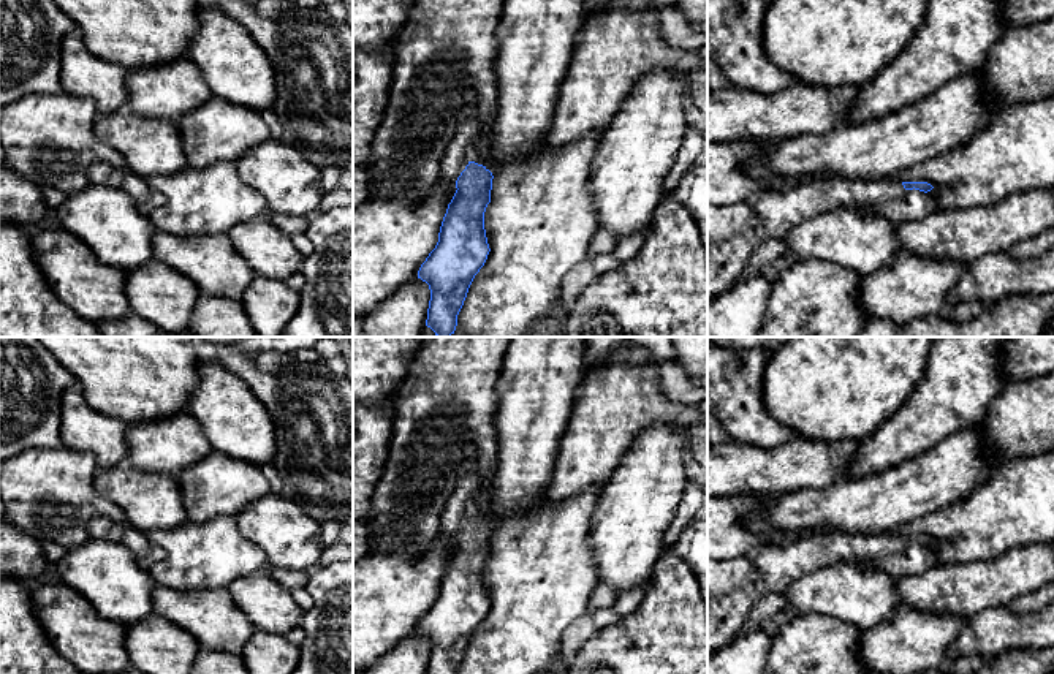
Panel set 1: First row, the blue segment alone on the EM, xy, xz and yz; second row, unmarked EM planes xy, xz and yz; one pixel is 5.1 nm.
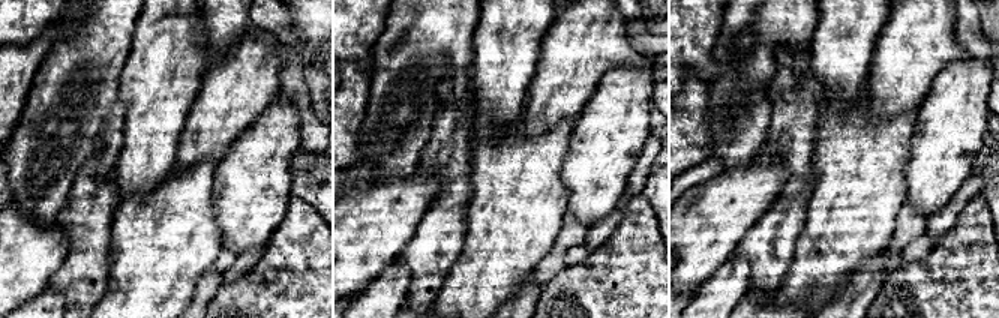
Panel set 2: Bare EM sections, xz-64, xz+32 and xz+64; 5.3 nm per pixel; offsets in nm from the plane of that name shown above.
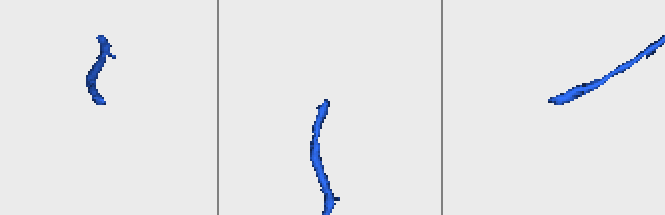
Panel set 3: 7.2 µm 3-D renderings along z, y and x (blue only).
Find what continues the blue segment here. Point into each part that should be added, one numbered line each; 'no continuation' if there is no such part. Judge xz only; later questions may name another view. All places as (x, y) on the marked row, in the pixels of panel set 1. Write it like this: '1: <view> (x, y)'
1: xz (470, 143)

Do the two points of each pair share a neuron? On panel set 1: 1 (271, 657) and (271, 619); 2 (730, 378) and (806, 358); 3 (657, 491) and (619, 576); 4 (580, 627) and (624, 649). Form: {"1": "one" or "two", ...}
{"1": "two", "2": "two", "3": "one", "4": "two"}

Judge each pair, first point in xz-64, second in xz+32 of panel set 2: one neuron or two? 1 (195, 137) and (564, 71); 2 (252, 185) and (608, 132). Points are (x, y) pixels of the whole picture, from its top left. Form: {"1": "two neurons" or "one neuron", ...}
{"1": "one neuron", "2": "one neuron"}

